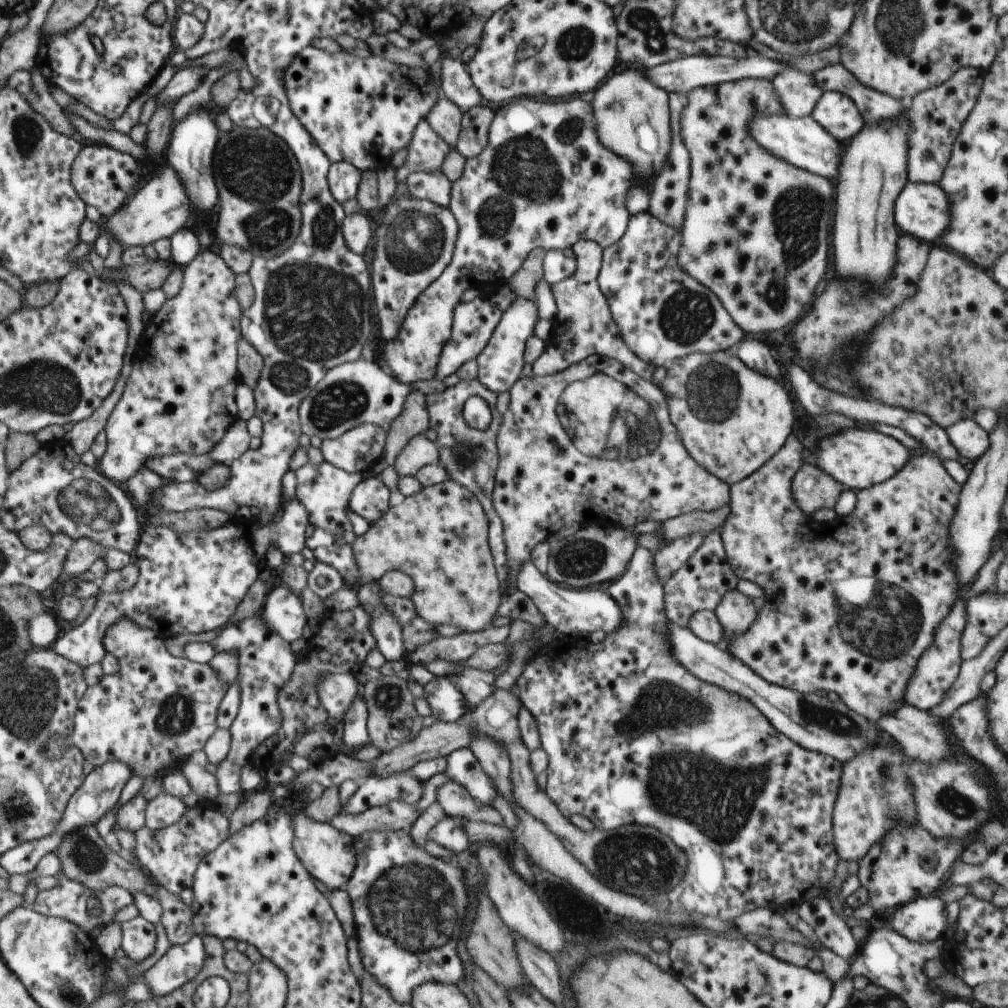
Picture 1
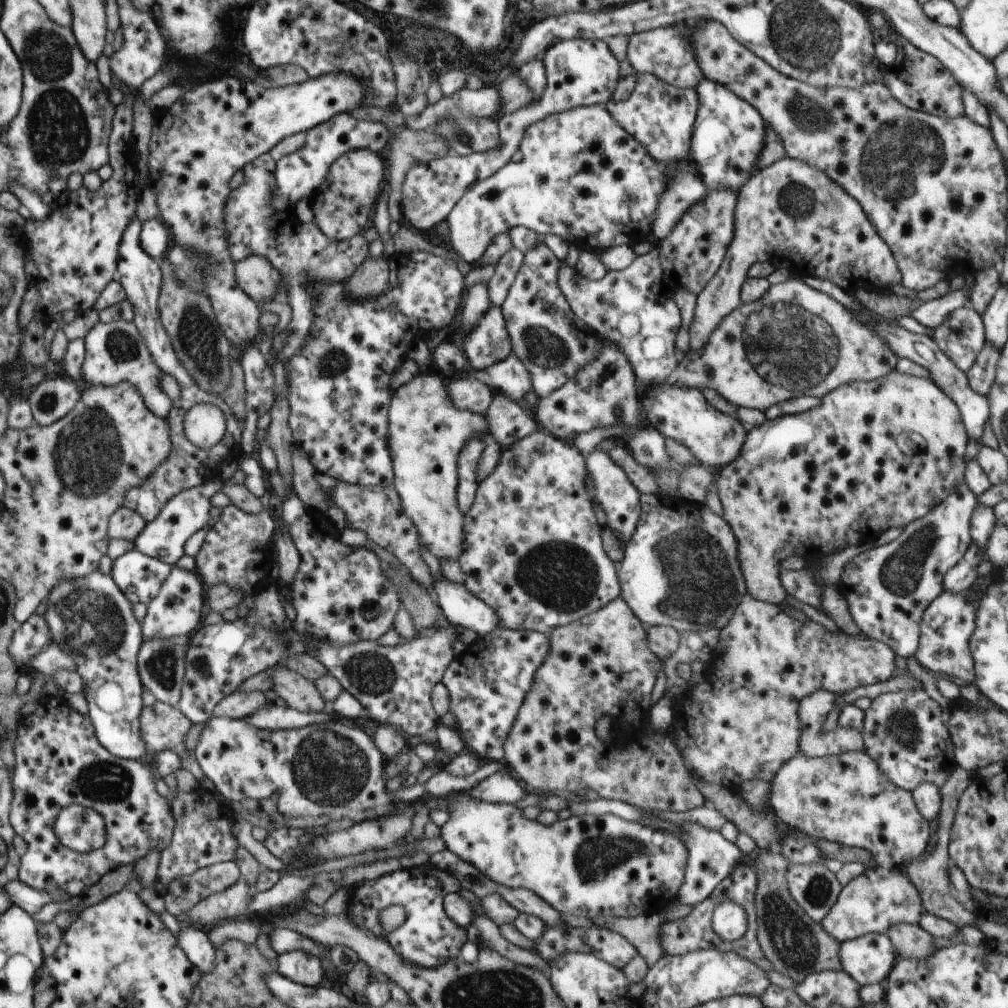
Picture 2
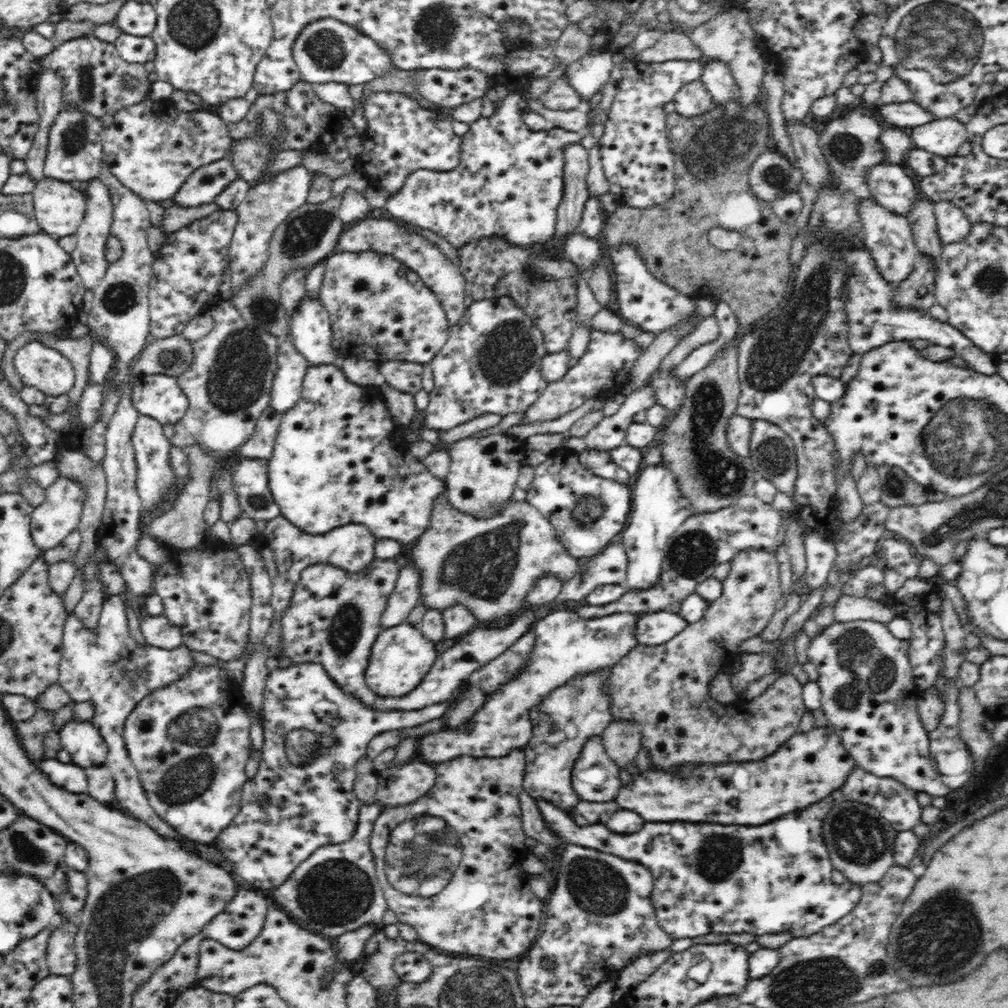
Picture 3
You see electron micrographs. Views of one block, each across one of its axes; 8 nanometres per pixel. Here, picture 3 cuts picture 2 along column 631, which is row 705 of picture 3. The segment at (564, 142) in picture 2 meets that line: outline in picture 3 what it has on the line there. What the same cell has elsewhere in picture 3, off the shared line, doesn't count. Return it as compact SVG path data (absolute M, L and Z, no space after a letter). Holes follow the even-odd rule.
M196 663L181 679L148 693L140 702L136 703L134 710L126 717L123 739L130 759L138 769L139 779L146 791L148 804L163 821L174 827L174 830L183 837L199 843L211 843L216 840L219 832L226 828L234 817L239 815L240 804L242 804L242 786L247 782L244 768L246 768L246 760L248 760L248 752L250 752L250 726L252 726L250 720L250 716L246 713L246 702L241 695L240 684L228 679L224 668L217 665L204 666L200 663Z

